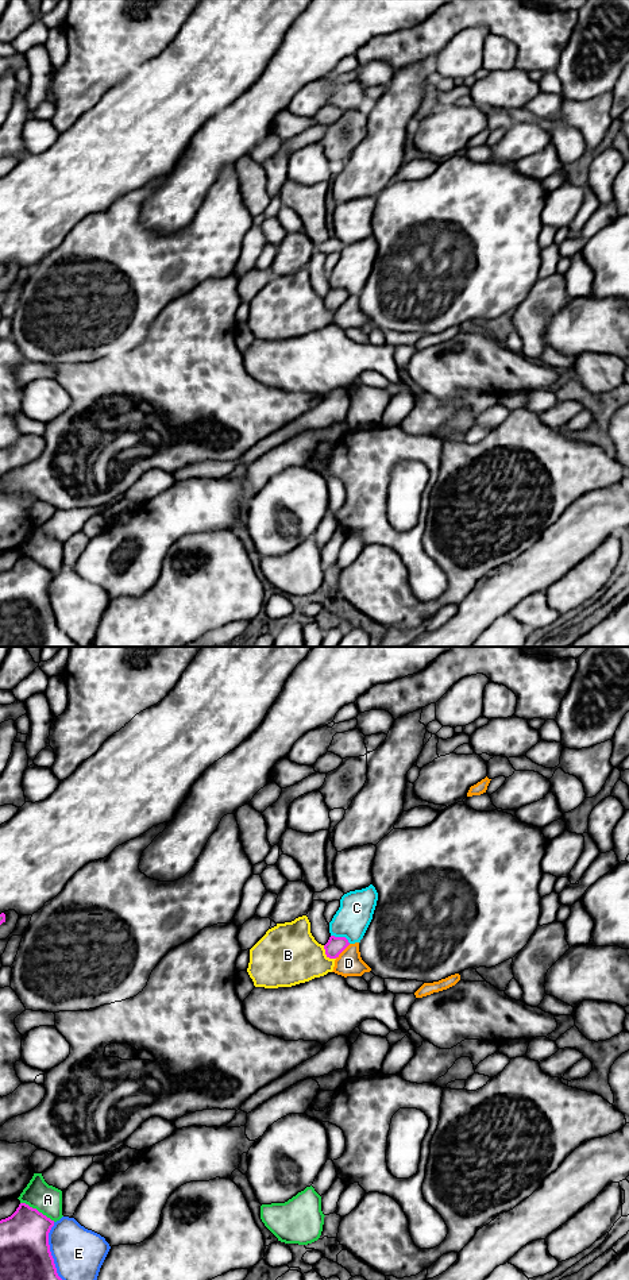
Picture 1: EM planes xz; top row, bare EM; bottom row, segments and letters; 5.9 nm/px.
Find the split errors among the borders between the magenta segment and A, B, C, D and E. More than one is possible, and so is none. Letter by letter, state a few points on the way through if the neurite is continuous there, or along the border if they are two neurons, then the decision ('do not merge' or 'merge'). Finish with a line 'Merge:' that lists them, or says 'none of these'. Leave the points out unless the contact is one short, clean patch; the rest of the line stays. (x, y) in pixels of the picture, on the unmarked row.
A: do not merge
B: do not merge
C: do not merge
D: do not merge
E: do not merge
Merge: none of these

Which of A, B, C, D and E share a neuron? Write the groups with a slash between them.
A / B / C / D / E

